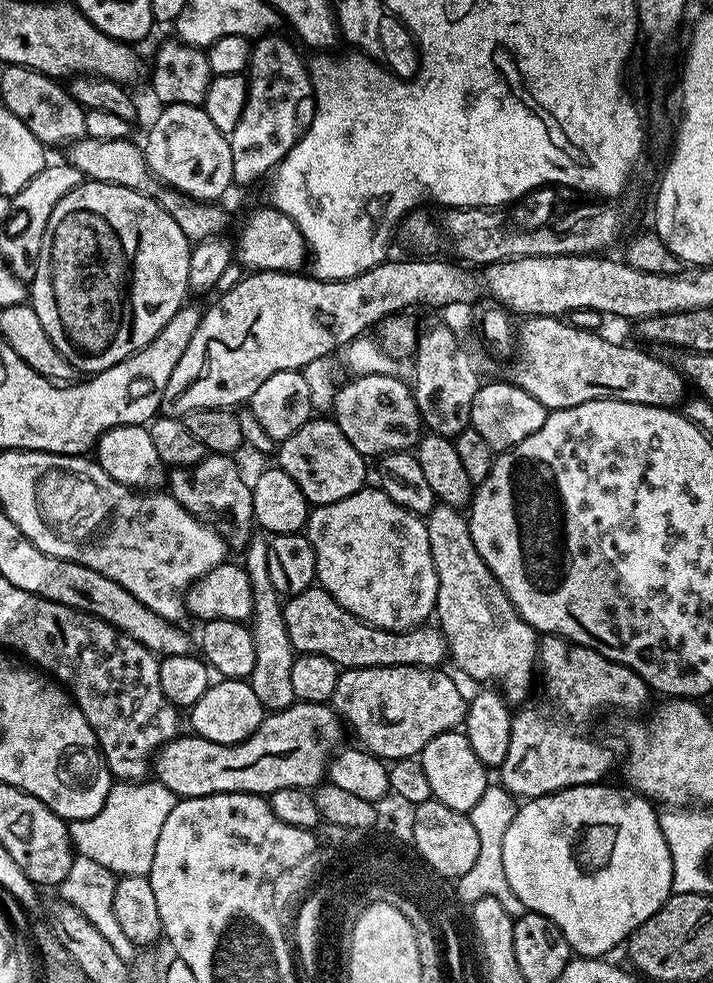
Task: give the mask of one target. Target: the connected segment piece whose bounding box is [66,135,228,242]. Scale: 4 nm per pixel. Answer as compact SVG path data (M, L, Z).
M84 135L81 140L73 140L67 145L67 163L73 164L80 171L81 177L126 186L130 190L140 192L143 196L151 196L182 226L182 234L186 234L189 241L199 242L219 237L220 232L228 224L228 216L216 202L185 199L175 188L167 187L153 176L144 157L144 149L135 139L129 138L118 142L106 142L102 138L90 138Z

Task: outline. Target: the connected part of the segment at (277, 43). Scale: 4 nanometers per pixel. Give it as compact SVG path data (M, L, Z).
M265 34L253 43L246 69L246 106L242 106L238 126L234 126L228 136L230 158L234 162L232 183L236 186L254 183L266 172L271 173L280 165L282 158L286 158L302 132L300 103L312 96L310 68L300 57L301 49L276 35Z

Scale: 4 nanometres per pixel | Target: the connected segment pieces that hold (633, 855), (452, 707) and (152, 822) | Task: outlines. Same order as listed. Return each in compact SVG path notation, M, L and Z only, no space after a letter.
M608 782L583 784L554 794L539 796L533 800L524 800L517 807L514 822L510 822L510 827L506 829L506 839L502 842L502 866L506 870L506 882L510 882L510 890L514 890L514 894L524 903L527 911L537 912L550 918L550 922L554 922L554 926L558 926L558 930L562 930L562 934L566 938L566 942L572 947L573 953L580 958L607 957L609 955L607 952L611 948L616 948L619 944L621 947L631 933L638 930L638 926L654 915L673 894L672 855L660 829L660 817L657 809L652 809L655 808L653 801L649 800L647 796L633 792L627 786L619 787L611 788Z
M403 664L402 666L374 666L364 668L347 668L341 671L338 678L338 683L335 686L334 694L332 695L331 705L334 710L342 717L347 725L352 726L355 734L358 736L357 740L367 751L373 756L380 757L385 762L395 762L402 759L410 759L412 757L419 757L422 749L426 746L426 742L430 742L430 738L434 738L443 732L451 732L459 729L464 722L464 716L468 713L468 700L466 696L460 693L460 688L447 676L446 673L440 672L439 667L435 668L418 668L415 664Z
M157 780L117 781L102 812L92 819L71 821L68 836L77 855L90 858L117 876L147 876L154 862L162 825L178 797Z

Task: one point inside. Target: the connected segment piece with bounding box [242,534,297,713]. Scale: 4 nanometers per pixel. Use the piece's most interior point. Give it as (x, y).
(273, 653)

